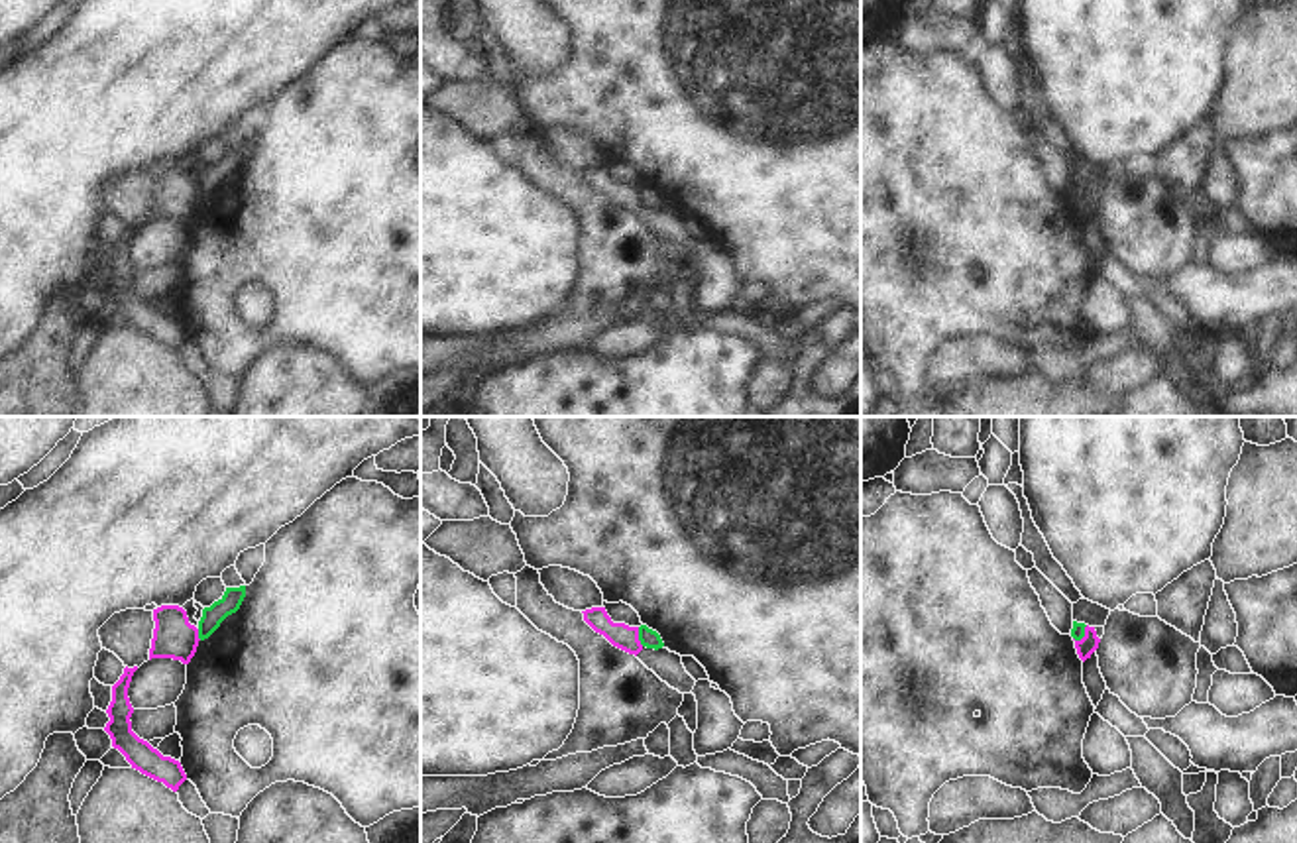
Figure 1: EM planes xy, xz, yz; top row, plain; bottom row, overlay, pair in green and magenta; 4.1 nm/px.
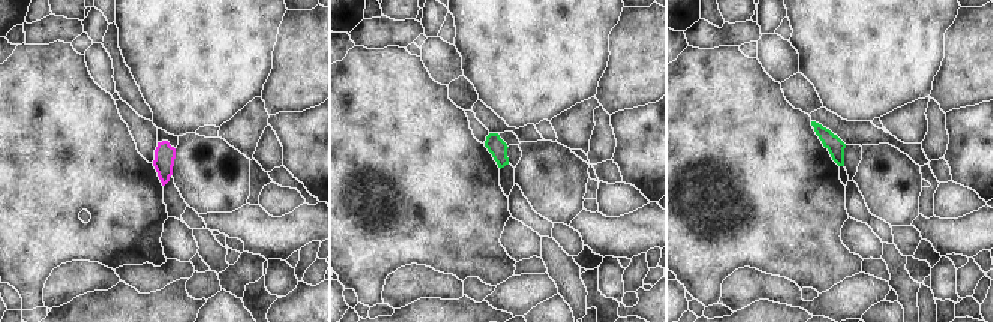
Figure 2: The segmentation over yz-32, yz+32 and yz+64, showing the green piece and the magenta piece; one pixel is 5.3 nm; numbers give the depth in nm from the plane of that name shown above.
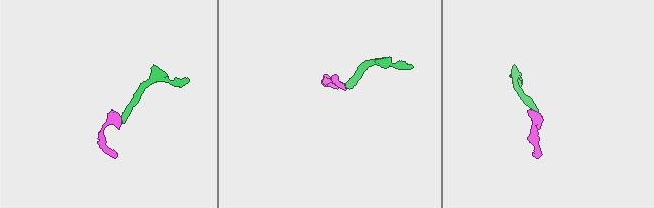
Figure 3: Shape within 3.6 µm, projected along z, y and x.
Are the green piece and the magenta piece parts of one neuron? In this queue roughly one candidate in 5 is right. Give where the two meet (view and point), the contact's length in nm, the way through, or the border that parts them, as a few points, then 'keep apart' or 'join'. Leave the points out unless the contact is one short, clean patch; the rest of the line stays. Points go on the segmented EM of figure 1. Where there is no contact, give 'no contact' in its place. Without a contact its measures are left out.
meets green in xz at (639, 637); contact 80 nm long; border along xz (637, 627), (637, 639), (643, 645); keep apart

